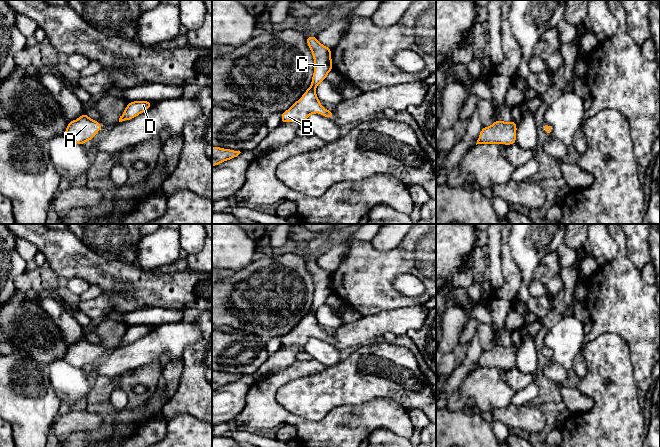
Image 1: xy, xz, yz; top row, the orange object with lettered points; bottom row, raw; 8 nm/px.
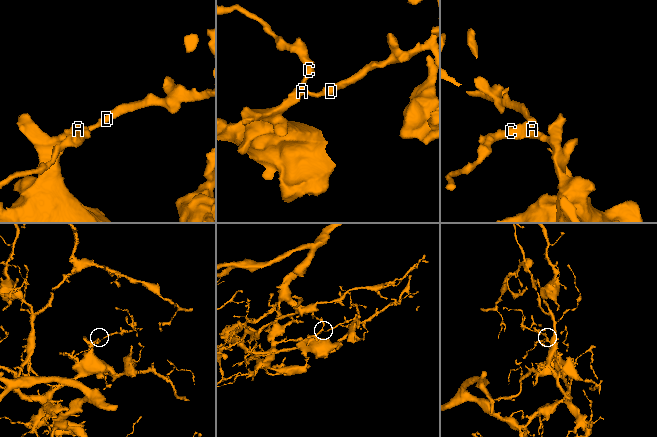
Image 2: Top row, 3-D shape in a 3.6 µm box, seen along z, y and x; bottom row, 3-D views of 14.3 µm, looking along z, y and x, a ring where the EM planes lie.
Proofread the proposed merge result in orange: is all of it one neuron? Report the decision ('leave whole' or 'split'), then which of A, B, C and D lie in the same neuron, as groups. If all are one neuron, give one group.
leave whole | A B C D

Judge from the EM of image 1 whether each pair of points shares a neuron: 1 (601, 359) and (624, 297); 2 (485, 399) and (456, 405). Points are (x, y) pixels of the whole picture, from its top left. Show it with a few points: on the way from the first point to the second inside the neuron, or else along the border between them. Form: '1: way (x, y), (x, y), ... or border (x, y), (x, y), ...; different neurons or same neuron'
1: border (589, 341), (600, 335), (616, 333), (629, 348); different neurons
2: way (478, 394), (467, 394), (463, 398); same neuron

